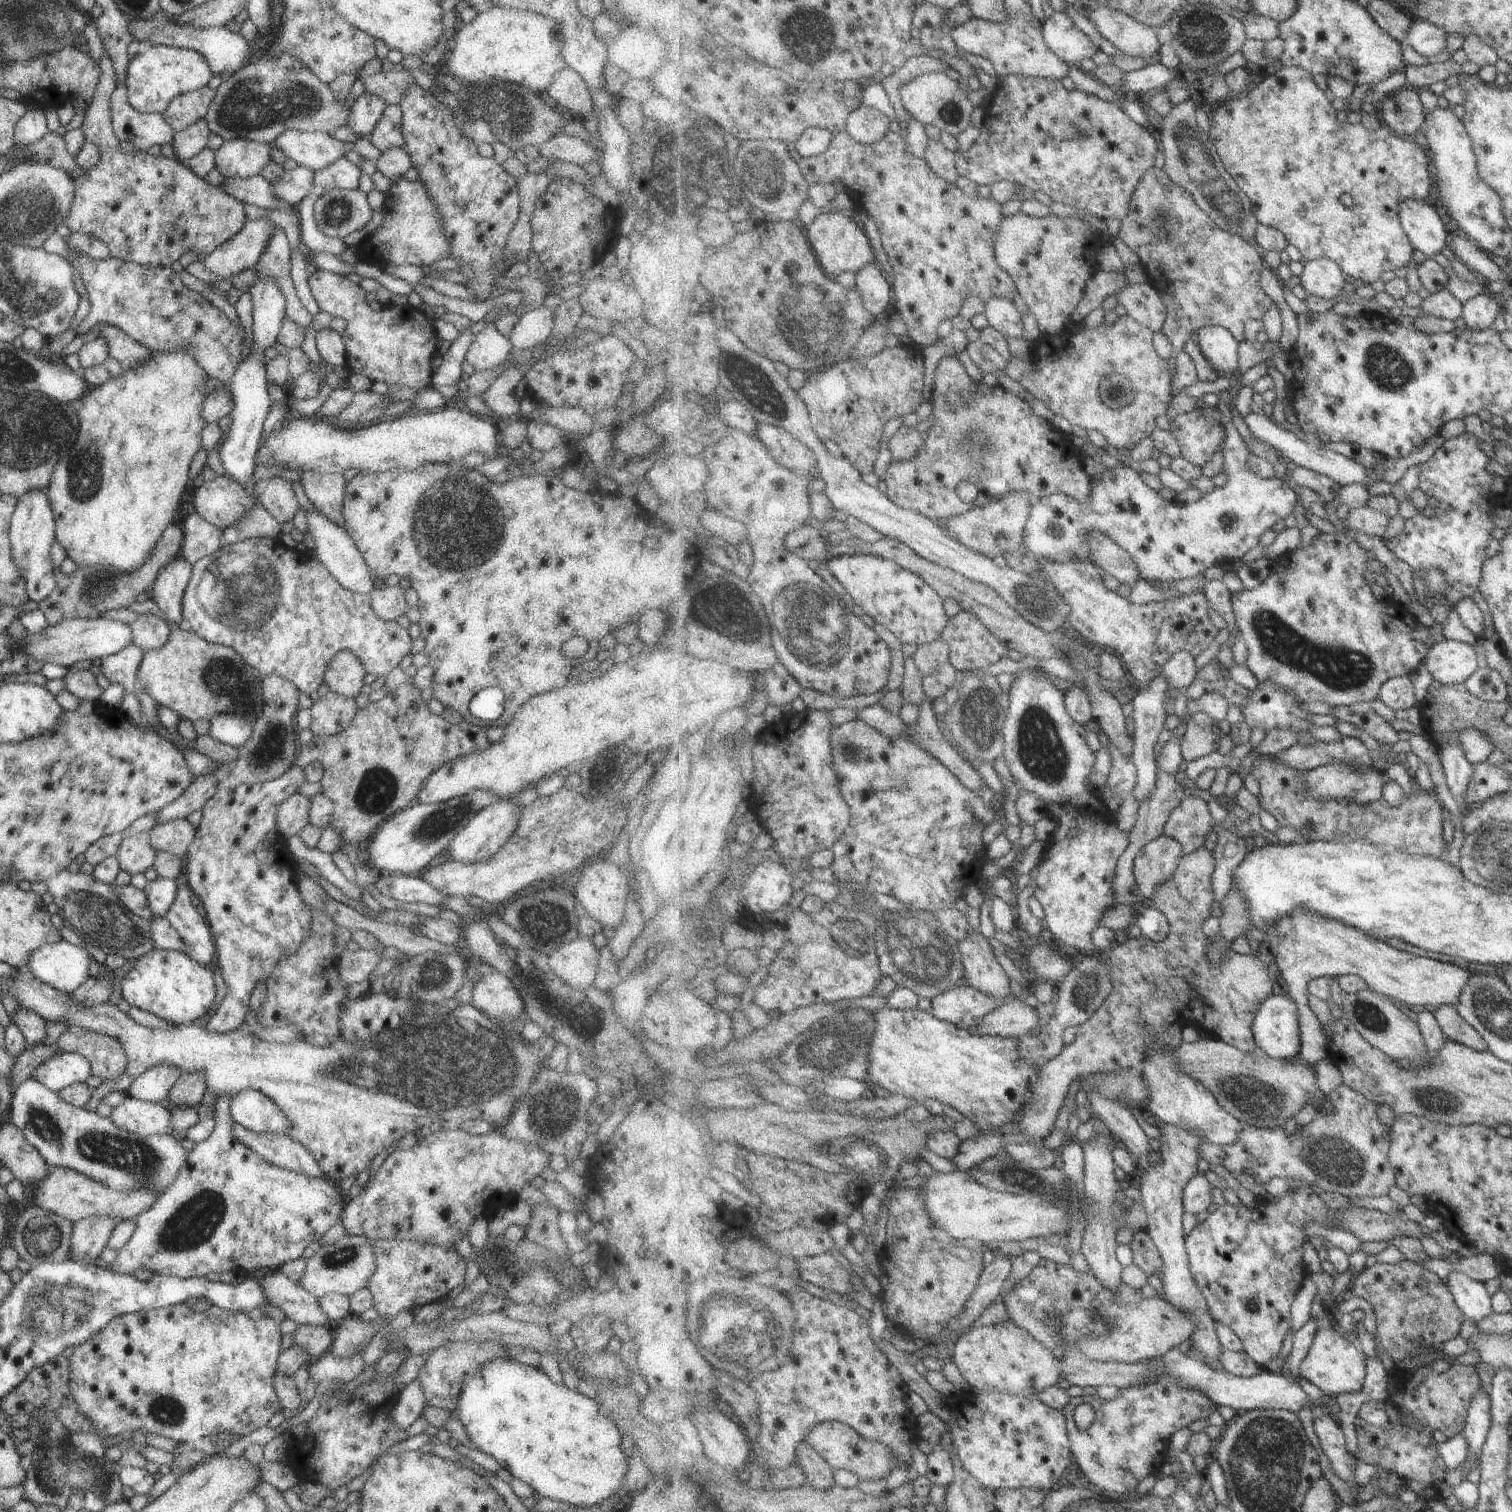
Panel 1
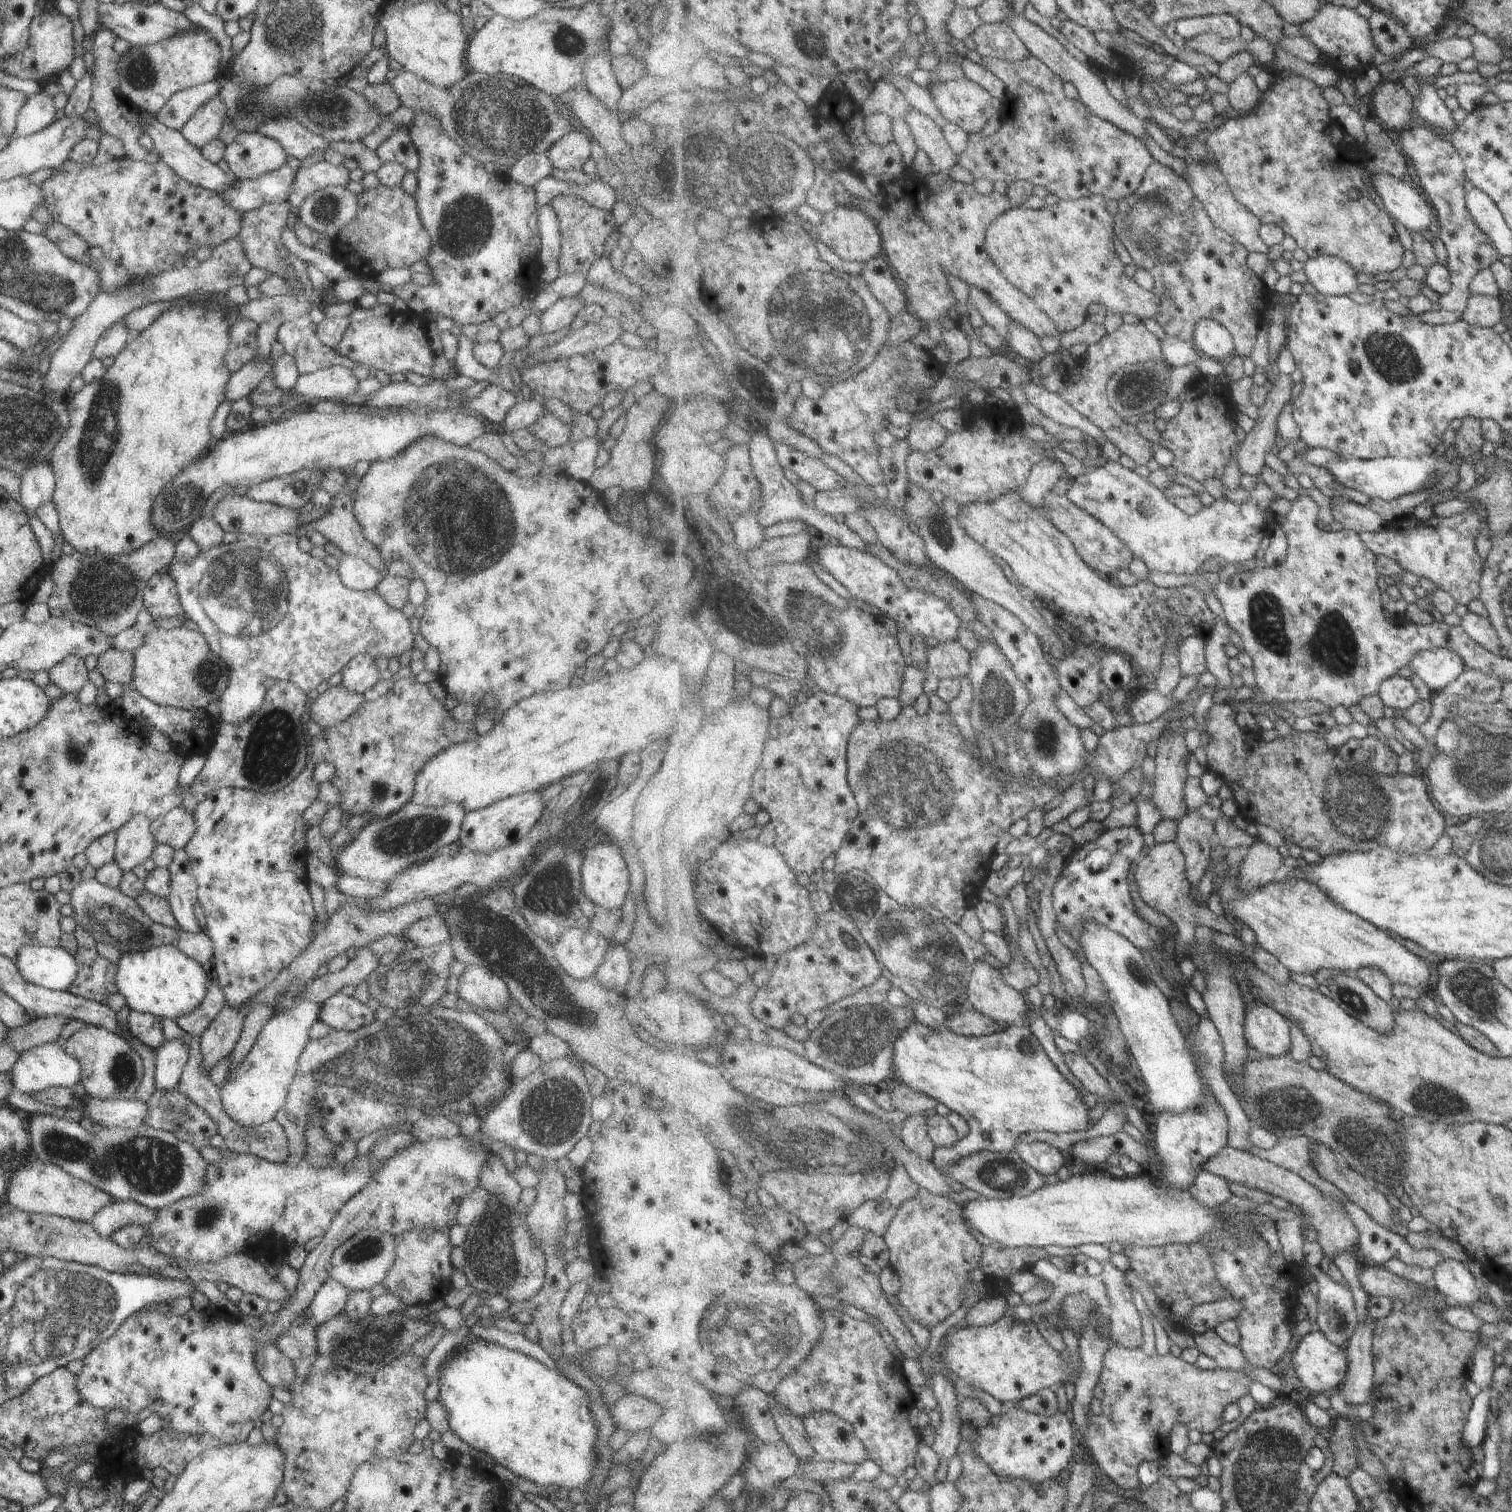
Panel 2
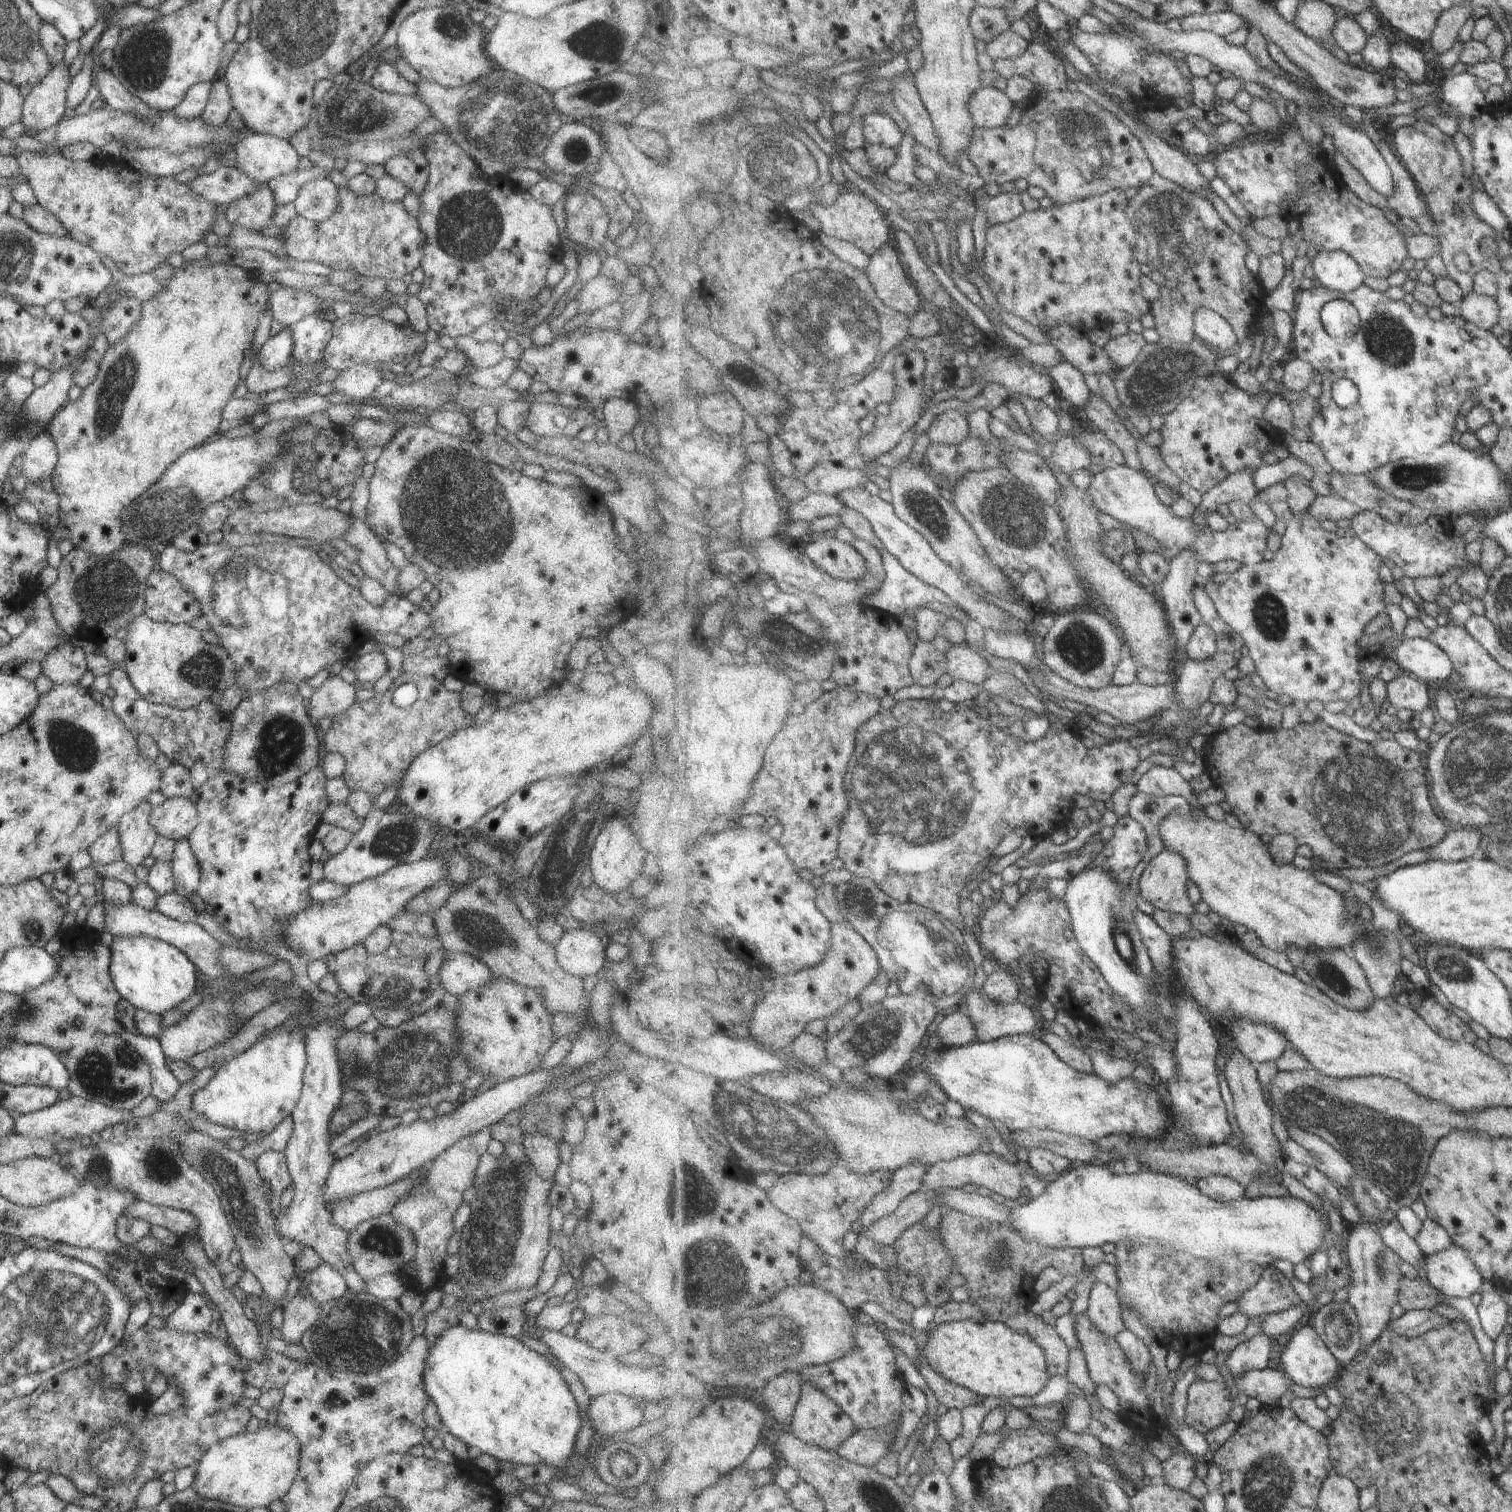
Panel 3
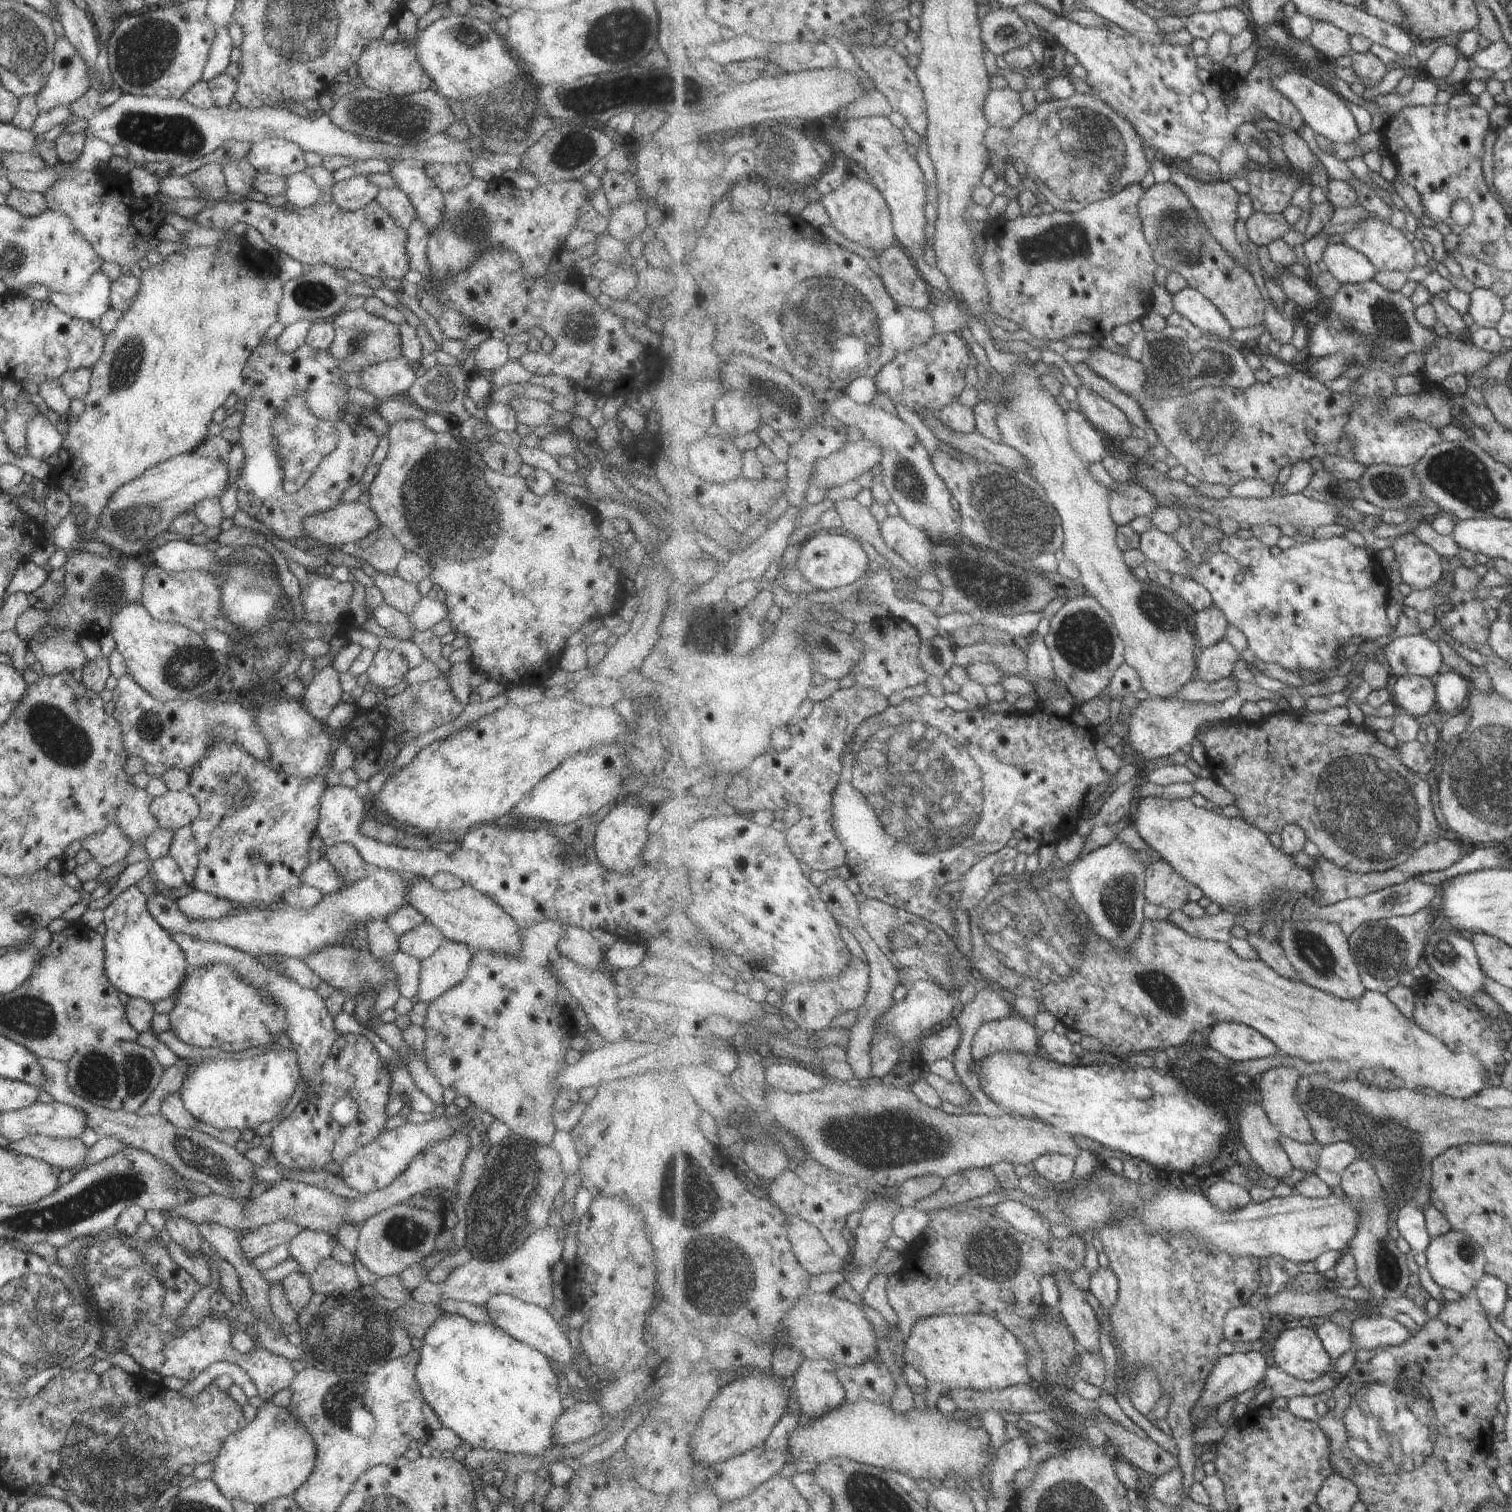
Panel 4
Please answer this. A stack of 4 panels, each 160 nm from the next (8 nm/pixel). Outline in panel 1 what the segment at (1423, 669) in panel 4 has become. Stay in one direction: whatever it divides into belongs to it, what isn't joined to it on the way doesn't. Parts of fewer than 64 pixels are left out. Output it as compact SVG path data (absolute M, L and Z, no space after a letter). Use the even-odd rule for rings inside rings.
M1446 639L1436 642L1426 658L1427 669L1436 681L1447 685L1465 683L1483 665L1473 645Z

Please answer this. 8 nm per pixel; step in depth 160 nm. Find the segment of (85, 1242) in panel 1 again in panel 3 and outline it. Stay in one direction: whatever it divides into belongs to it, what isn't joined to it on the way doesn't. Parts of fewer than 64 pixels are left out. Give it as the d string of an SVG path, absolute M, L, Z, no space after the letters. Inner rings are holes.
M134 1201L122 1215L148 1221L151 1226L158 1224L179 1236L199 1227L199 1220L191 1212L146 1201Z

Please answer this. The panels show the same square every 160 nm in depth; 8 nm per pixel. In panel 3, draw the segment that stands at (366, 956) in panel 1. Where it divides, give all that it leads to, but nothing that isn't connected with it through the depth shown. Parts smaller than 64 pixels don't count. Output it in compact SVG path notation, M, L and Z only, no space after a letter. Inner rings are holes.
M300 1026L292 1032L265 1037L223 1064L204 1088L191 1098L191 1109L217 1125L245 1133L270 1133L294 1110L300 1098L307 1063Z

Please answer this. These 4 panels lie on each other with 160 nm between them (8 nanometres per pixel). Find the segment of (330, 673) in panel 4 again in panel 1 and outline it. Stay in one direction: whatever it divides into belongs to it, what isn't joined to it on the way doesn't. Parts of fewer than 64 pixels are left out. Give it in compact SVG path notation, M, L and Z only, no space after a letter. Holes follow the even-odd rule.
M332 690L328 691L311 706L311 724L314 735L336 735L350 726L357 713L355 697L347 697Z

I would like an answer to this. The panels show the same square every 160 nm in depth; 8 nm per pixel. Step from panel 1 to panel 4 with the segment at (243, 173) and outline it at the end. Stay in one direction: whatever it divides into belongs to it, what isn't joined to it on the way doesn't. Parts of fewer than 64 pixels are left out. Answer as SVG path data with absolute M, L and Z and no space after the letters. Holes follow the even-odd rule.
M270 137L251 143L246 158L257 172L289 177L307 168L304 154L303 148L295 142L282 137Z

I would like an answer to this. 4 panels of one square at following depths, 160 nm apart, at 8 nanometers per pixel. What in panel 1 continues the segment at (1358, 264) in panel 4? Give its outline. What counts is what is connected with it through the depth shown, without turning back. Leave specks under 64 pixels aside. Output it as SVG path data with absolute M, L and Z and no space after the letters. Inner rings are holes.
M1322 257L1307 261L1301 277L1306 292L1326 300L1334 300L1344 292L1349 280L1346 271L1334 259Z

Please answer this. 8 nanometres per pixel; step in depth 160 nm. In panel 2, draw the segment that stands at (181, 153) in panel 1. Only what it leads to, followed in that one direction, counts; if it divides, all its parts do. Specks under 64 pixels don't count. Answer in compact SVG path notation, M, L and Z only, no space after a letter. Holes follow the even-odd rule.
M214 95L206 104L202 104L179 130L192 145L203 147L218 133L225 122L227 110L220 95Z

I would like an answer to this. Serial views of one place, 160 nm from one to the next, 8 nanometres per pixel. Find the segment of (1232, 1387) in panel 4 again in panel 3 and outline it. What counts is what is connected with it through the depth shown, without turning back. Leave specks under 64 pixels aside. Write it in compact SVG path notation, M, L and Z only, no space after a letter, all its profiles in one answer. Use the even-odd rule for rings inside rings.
M1259 1333L1251 1340L1240 1344L1225 1363L1234 1378L1241 1379L1250 1371L1265 1369L1272 1362L1273 1337Z

